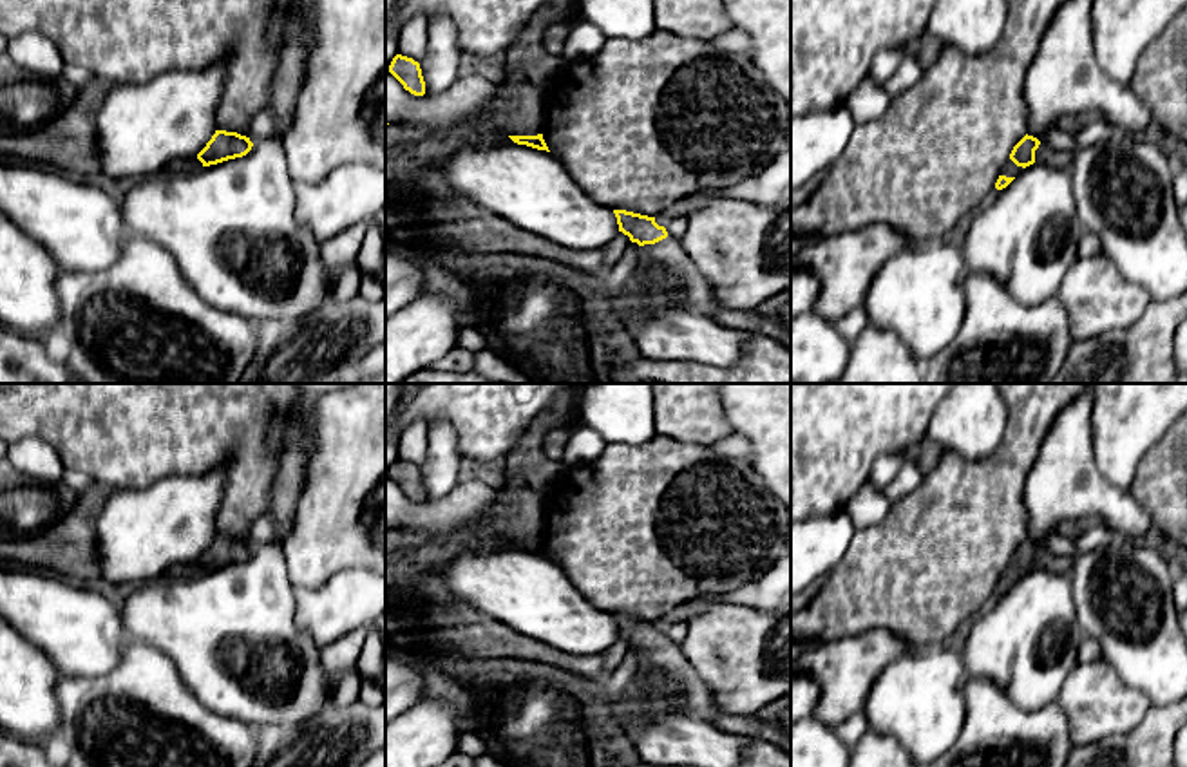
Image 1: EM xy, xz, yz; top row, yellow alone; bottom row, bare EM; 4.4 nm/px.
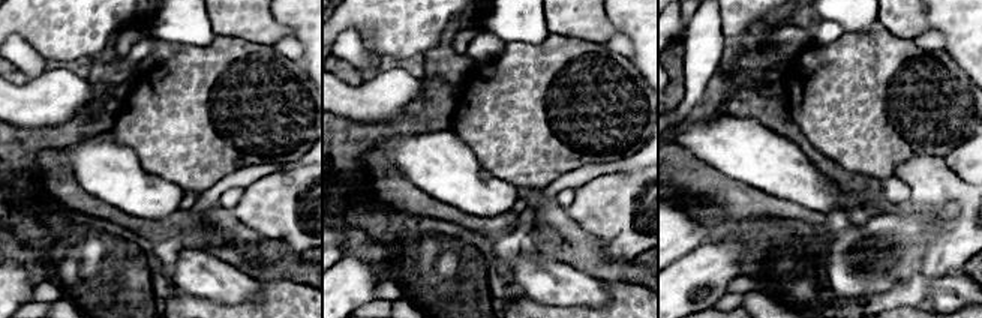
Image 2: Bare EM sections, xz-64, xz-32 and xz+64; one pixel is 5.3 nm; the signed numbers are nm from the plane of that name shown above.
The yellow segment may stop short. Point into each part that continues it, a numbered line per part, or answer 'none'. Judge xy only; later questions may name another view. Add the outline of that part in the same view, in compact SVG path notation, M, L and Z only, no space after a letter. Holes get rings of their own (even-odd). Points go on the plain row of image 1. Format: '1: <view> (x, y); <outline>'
none

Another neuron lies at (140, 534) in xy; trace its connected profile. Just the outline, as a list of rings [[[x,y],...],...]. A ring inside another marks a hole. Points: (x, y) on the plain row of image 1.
[[[226,470],[170,476],[138,490],[112,490],[96,517],[98,579],[130,582],[159,581],[179,564],[194,564],[215,539],[215,514],[226,487]]]

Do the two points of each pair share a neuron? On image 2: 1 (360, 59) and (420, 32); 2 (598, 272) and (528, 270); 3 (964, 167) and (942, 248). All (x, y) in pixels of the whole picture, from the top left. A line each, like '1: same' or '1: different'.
1: different
2: different
3: different

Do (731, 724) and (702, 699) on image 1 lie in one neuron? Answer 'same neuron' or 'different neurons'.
same neuron

